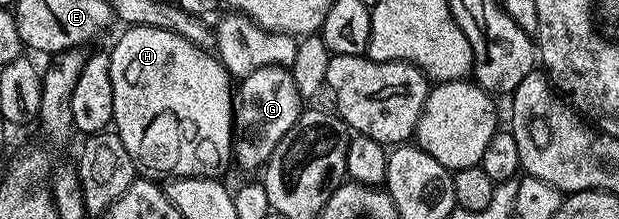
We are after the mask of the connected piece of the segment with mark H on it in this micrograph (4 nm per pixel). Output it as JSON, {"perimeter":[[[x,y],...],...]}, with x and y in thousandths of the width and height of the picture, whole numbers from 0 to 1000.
{"perimeter":[[[208,123],[191,169],[189,201],[184,205],[183,233],[174,237],[174,256],[179,279],[179,406],[183,411],[179,562],[186,584],[186,612],[199,644],[205,699],[212,699],[216,749],[223,767],[236,763],[241,781],[255,781],[260,808],[284,808],[288,799],[351,808],[359,795],[355,781],[363,758],[372,758],[376,699],[380,397],[373,374],[370,329],[365,324],[349,247],[331,233],[326,215],[318,215],[309,187],[297,178],[294,160],[284,160],[262,123]]]}

